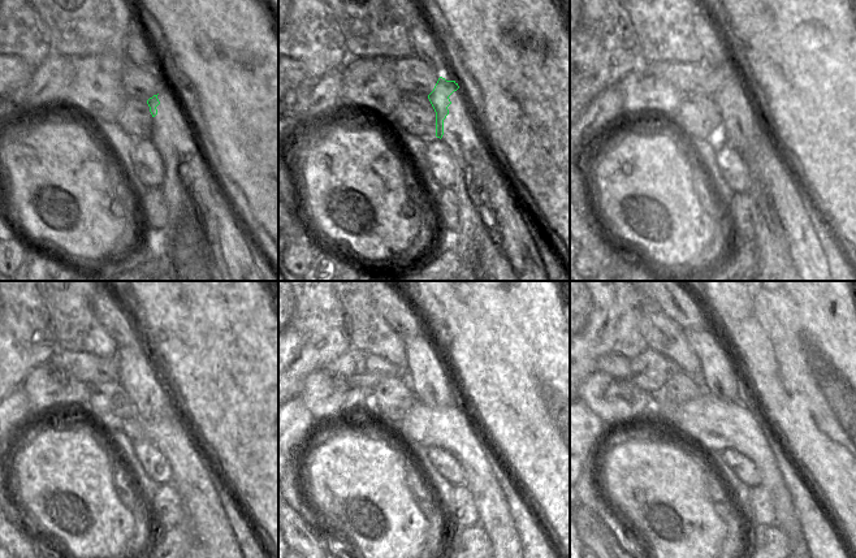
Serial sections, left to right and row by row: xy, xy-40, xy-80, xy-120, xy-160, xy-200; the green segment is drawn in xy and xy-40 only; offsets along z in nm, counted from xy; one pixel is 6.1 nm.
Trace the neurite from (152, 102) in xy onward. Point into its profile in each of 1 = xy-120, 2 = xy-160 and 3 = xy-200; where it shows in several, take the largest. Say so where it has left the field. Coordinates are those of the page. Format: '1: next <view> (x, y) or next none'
1: next xy-120 (137, 373)
2: next xy-160 (428, 377)
3: next xy-200 (720, 376)

